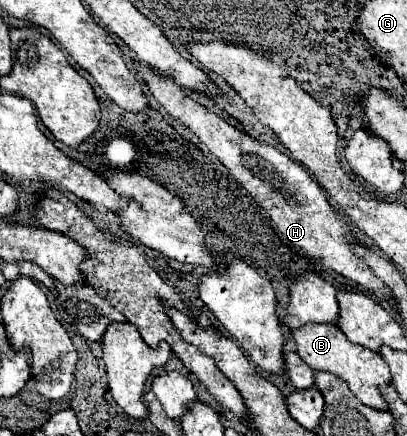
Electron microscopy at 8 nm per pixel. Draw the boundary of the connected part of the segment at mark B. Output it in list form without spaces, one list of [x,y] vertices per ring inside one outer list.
[[[305,324],[293,330],[291,336],[297,346],[295,352],[301,356],[305,364],[309,364],[315,370],[325,370],[325,372],[333,372],[335,376],[341,376],[341,380],[349,384],[351,392],[365,406],[387,410],[387,402],[379,394],[379,384],[391,384],[391,372],[377,352],[351,344],[335,324]]]

